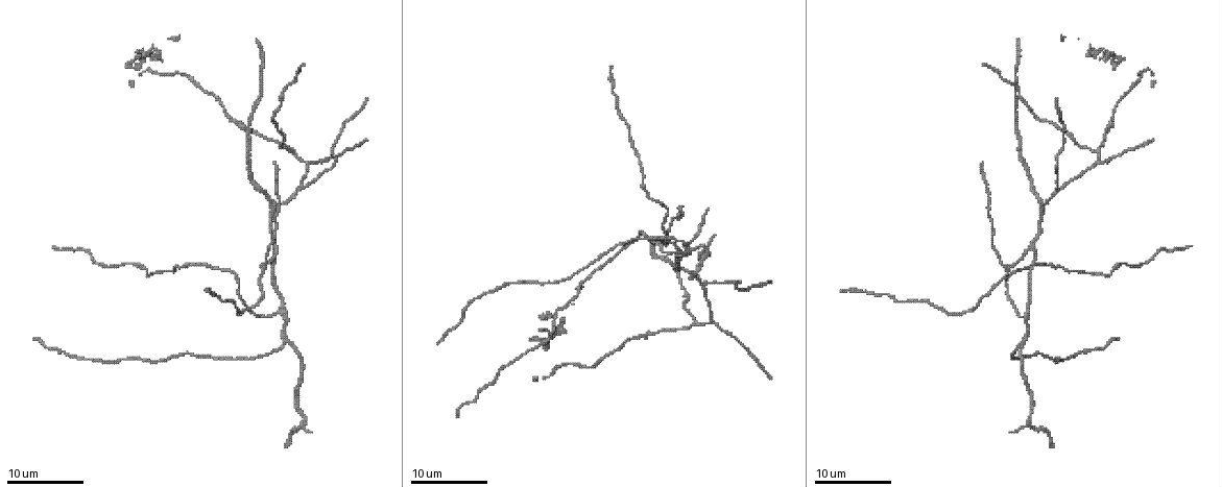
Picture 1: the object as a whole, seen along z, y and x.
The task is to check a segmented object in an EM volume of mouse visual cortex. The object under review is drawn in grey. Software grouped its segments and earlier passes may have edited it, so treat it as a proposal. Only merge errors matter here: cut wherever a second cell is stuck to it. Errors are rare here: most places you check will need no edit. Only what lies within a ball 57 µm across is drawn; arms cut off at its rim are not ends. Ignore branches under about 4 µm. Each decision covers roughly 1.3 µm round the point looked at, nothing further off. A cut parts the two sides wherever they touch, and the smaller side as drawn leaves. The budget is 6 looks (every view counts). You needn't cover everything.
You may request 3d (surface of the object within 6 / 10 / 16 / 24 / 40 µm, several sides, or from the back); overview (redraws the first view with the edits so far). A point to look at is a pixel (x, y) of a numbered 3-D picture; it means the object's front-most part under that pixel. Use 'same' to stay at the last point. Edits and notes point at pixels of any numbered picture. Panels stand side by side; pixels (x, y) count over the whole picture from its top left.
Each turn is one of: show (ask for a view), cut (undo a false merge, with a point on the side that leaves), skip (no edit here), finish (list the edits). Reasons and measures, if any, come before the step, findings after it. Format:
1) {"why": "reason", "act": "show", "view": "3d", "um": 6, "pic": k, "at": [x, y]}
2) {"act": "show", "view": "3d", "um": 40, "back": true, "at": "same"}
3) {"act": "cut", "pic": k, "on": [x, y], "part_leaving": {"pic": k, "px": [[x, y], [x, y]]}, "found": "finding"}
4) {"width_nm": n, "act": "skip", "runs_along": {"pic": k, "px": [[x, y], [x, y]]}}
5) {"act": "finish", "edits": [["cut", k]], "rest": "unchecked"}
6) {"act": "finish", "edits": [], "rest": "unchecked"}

{"why": "arms part here", "act": "show", "view": "3d", "um": 6, "pic": 1, "at": [298, 190]}

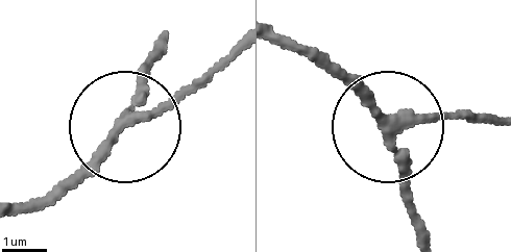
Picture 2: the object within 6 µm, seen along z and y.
{"width_nm": 220, "act": "skip", "runs_along": {"pic": 2, "px": [[274, 44], [319, 62], [386, 122], [499, 118]]}, "found": "continuous, no second cell"}

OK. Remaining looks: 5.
{"act": "show", "view": "3d", "um": 16, "pic": 1, "at": [1032, 249]}

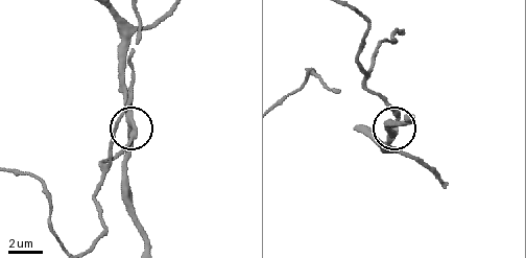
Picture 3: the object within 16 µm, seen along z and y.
{"arms": 3, "act": "skip", "found": "continuous, no second cell"}

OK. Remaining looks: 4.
{"why": "arms part here", "act": "show", "view": "3d", "um": 16, "pic": 1, "at": [713, 322]}

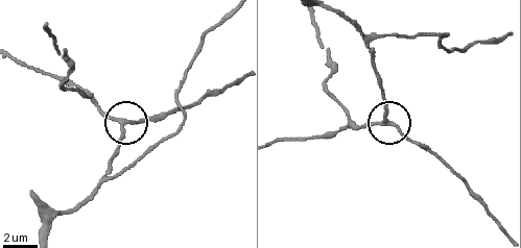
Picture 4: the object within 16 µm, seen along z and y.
{"width_nm": 210, "act": "skip", "runs_along": {"pic": 4, "px": [[328, 9], [340, 15], [362, 40], [388, 120], [423, 148]]}, "found": "all the same cell"}

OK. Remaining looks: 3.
{"act": "finish", "edits": [], "rest": "unchecked"}

